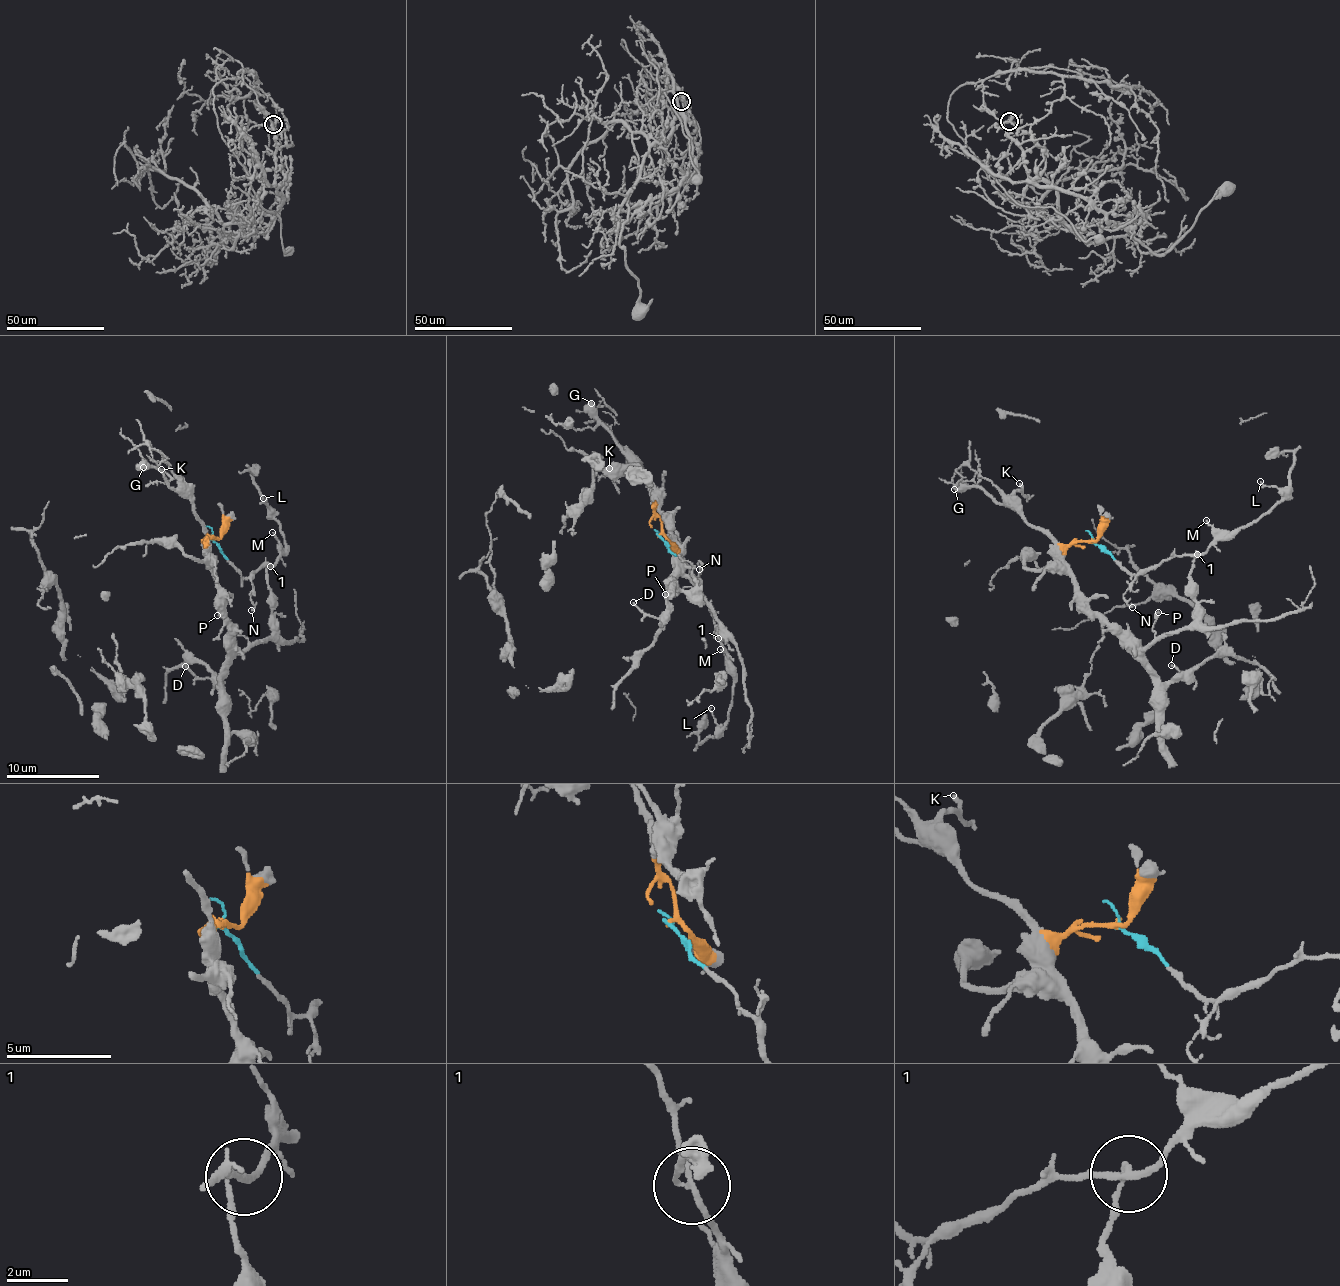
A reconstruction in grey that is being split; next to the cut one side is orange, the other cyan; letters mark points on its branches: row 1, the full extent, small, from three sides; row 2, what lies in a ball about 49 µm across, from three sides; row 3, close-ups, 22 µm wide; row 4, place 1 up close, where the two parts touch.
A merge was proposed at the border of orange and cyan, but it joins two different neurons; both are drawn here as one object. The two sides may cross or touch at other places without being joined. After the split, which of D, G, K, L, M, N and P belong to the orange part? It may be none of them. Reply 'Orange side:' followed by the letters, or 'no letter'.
Orange side: D, G, K, P

